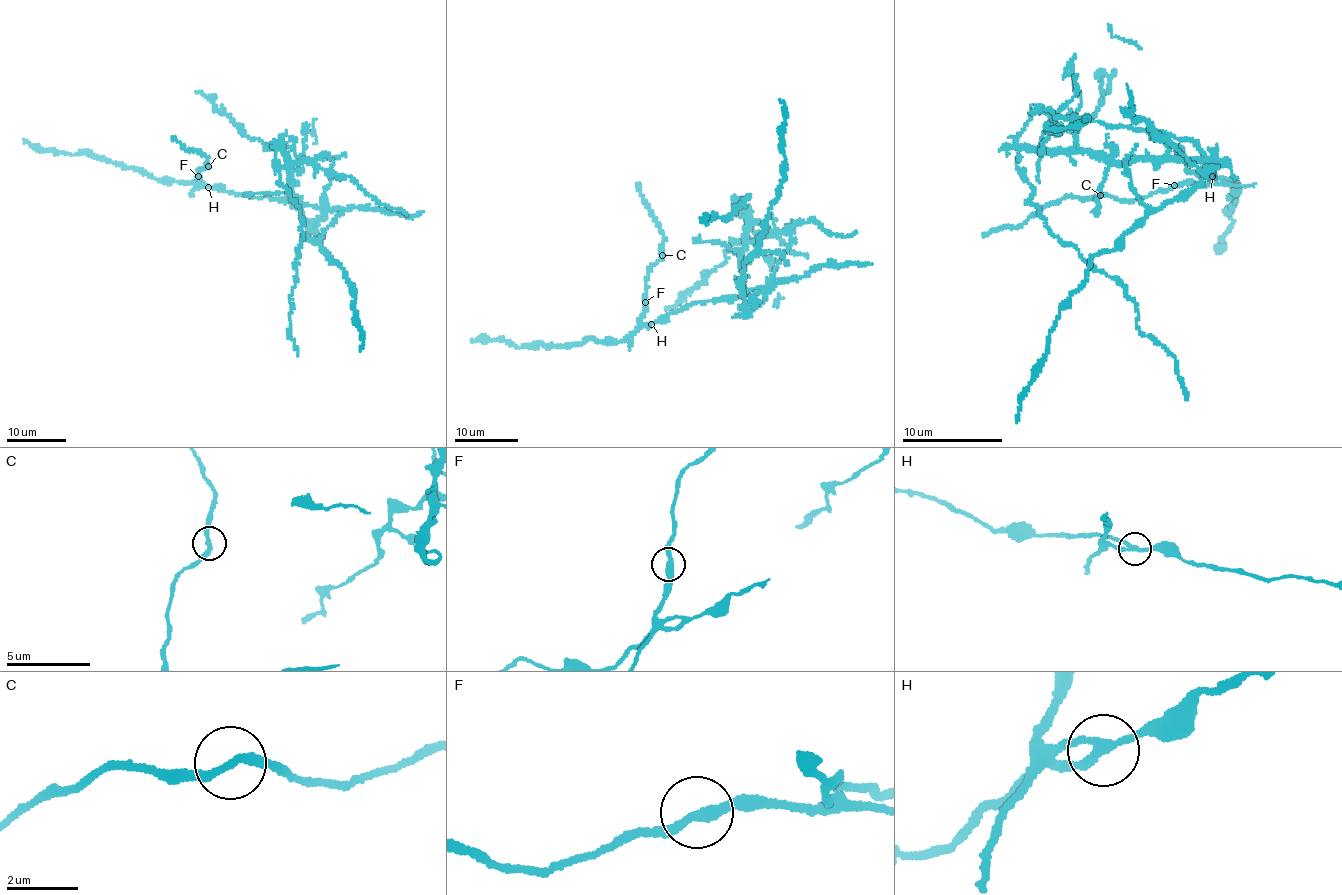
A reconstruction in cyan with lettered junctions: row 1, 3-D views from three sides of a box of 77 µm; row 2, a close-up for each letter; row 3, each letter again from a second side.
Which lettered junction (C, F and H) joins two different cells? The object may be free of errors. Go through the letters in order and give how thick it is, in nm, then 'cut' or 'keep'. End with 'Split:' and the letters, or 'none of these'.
C: 200 nm | keep
F: 280 nm | keep
H: 240 nm | cut
Split: H

